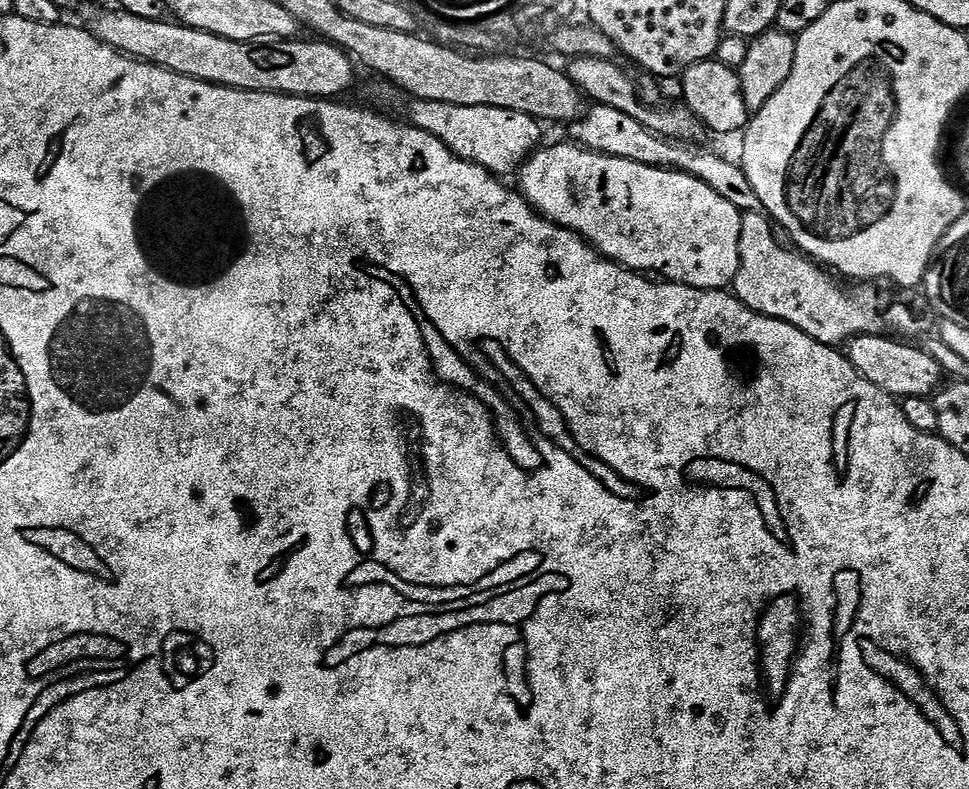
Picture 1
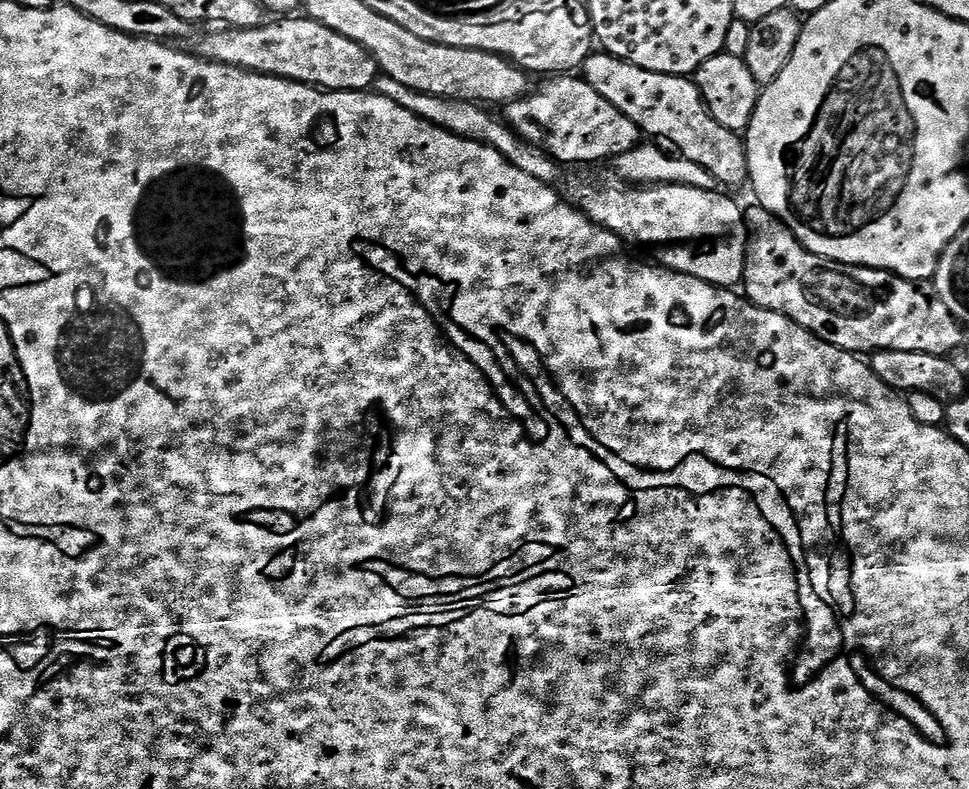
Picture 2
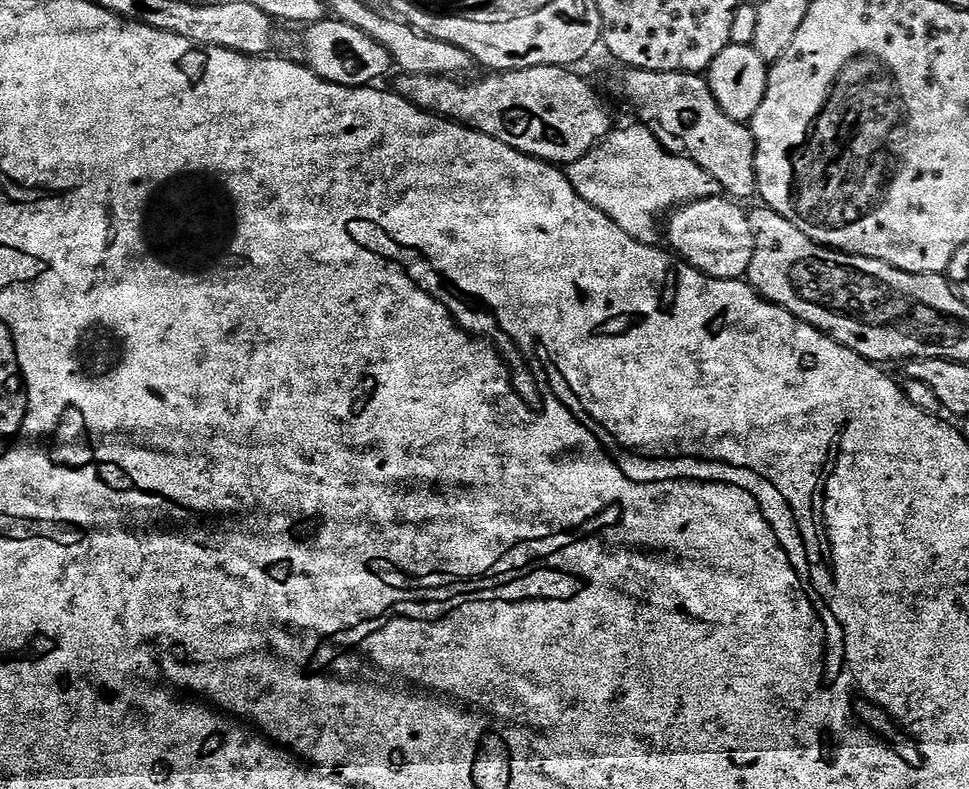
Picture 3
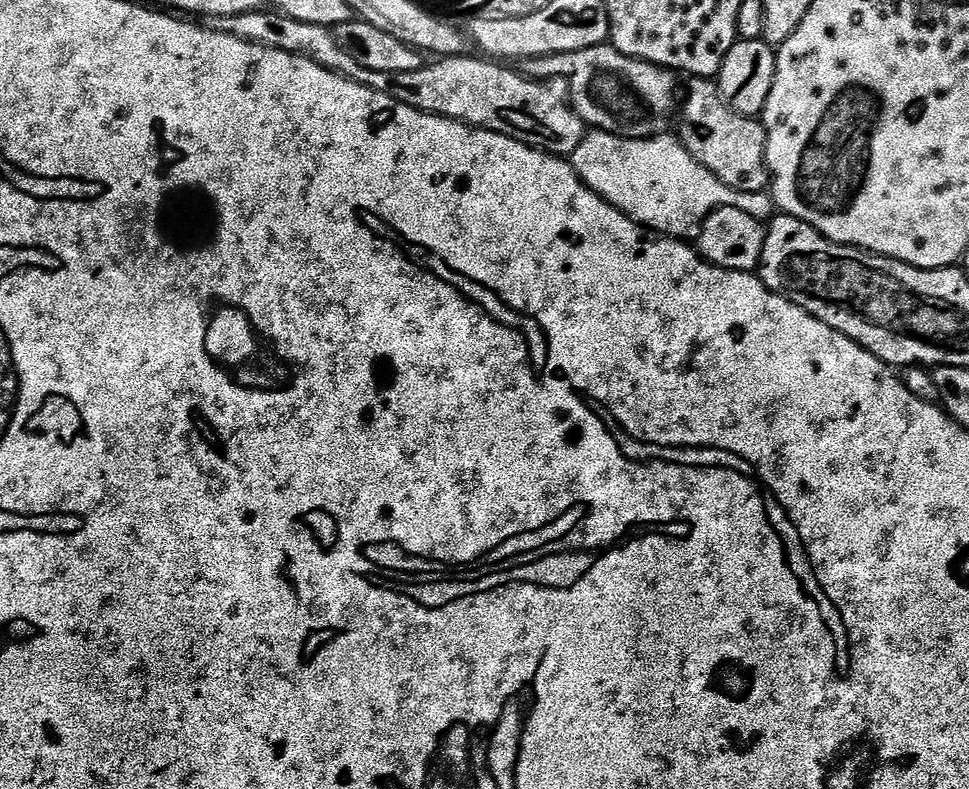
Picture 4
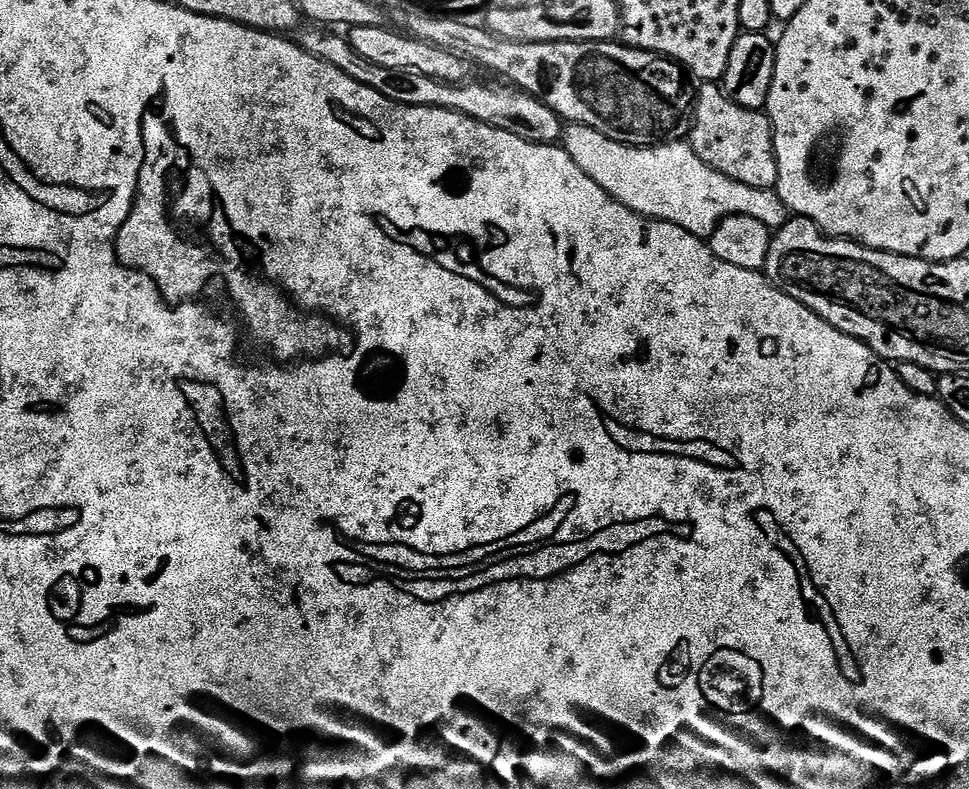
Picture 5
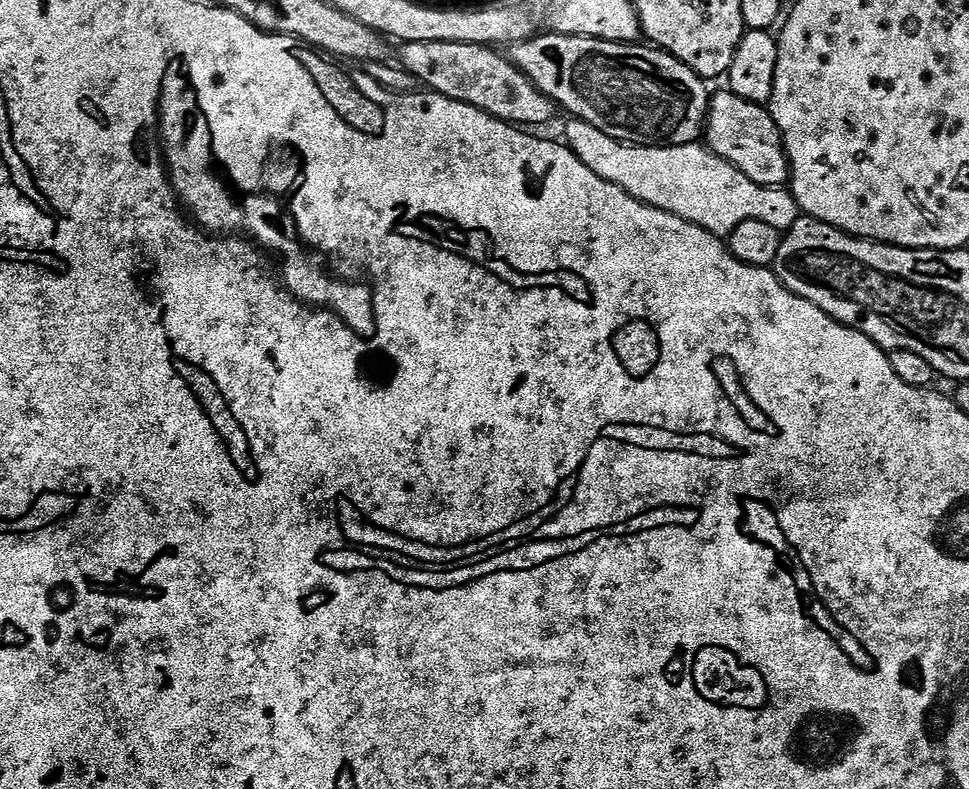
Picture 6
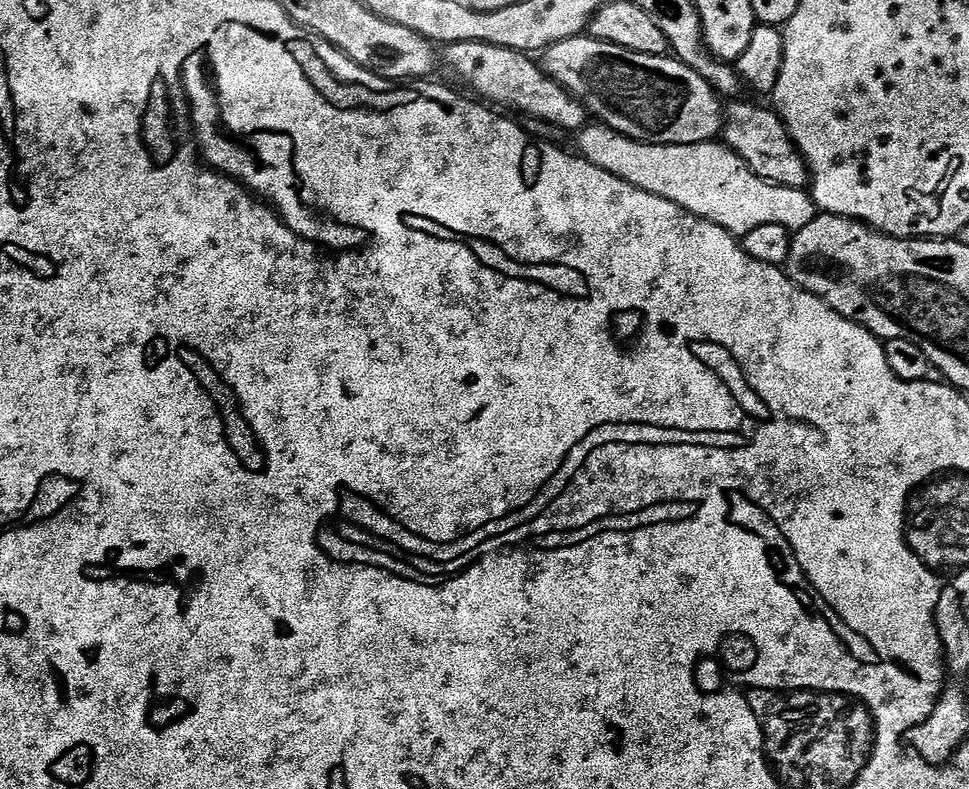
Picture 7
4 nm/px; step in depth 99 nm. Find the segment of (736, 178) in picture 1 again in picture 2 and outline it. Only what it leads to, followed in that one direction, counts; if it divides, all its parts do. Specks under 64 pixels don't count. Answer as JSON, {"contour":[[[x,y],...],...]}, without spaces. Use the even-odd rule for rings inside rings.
{"contour":[[[556,74],[540,89],[529,91],[527,96],[513,100],[503,109],[503,119],[517,136],[532,144],[557,164],[596,164],[599,160],[615,161],[616,157],[634,150],[641,143],[640,127],[618,106],[613,106],[576,74]]]}

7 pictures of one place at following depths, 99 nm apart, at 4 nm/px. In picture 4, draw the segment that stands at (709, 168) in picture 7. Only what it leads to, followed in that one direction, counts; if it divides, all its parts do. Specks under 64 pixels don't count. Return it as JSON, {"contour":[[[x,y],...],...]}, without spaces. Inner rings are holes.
{"contour":[[[599,130],[585,131],[582,142],[570,157],[573,170],[580,176],[580,181],[590,190],[594,190],[606,202],[610,202],[620,212],[635,220],[637,224],[661,236],[688,238],[695,233],[711,212],[717,208],[737,208],[750,218],[767,222],[777,211],[776,201],[767,191],[735,192],[726,182],[722,182],[706,166],[699,164],[684,149],[684,145],[672,134],[651,136],[648,140],[631,140],[625,136],[615,136]]]}

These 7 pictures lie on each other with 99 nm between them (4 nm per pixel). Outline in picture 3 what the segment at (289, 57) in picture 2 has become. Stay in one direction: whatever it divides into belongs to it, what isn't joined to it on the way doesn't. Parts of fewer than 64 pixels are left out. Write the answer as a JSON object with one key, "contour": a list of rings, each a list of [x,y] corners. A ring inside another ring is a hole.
{"contour":[[[325,18],[307,25],[301,32],[304,33],[300,36],[299,59],[326,82],[363,88],[375,85],[388,71],[393,71],[394,65],[386,46],[380,46],[370,34],[362,34],[362,30],[354,26],[346,26],[346,22]]]}

